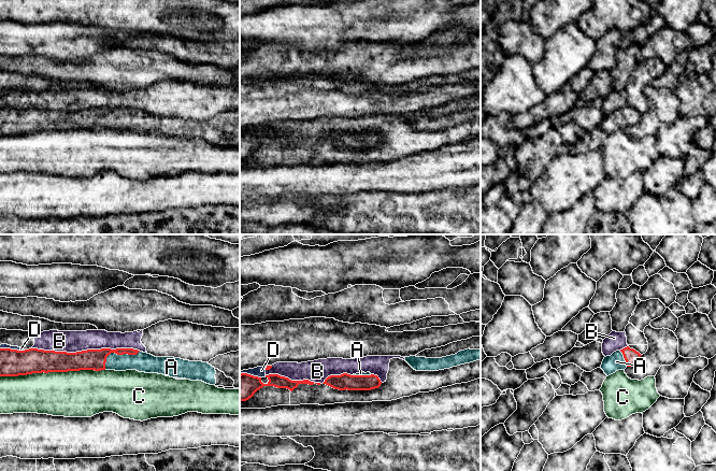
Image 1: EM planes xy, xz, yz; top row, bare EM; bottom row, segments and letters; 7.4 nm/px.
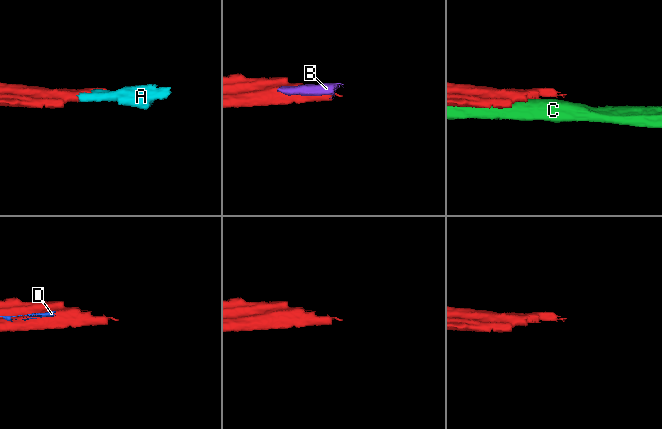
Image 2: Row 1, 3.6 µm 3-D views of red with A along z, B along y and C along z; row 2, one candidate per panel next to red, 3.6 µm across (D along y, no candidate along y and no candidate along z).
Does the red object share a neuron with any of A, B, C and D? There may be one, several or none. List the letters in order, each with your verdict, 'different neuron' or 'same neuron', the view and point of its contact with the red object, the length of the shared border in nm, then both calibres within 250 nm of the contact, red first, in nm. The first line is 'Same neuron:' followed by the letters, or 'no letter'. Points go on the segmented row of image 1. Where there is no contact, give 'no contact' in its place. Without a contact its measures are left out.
Same neuron: A
A: same neuron | xy (116, 353) | 300 nm | 160/140 nm
B: different neuron | xy (86, 351) | 800 nm | 160/160 nm
C: different neuron | xy (52, 371) | 800 nm | 190/360 nm
D: different neuron | xy (13, 350) | 190 nm | 200/30 nm

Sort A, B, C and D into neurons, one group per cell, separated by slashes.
A / B D / C

